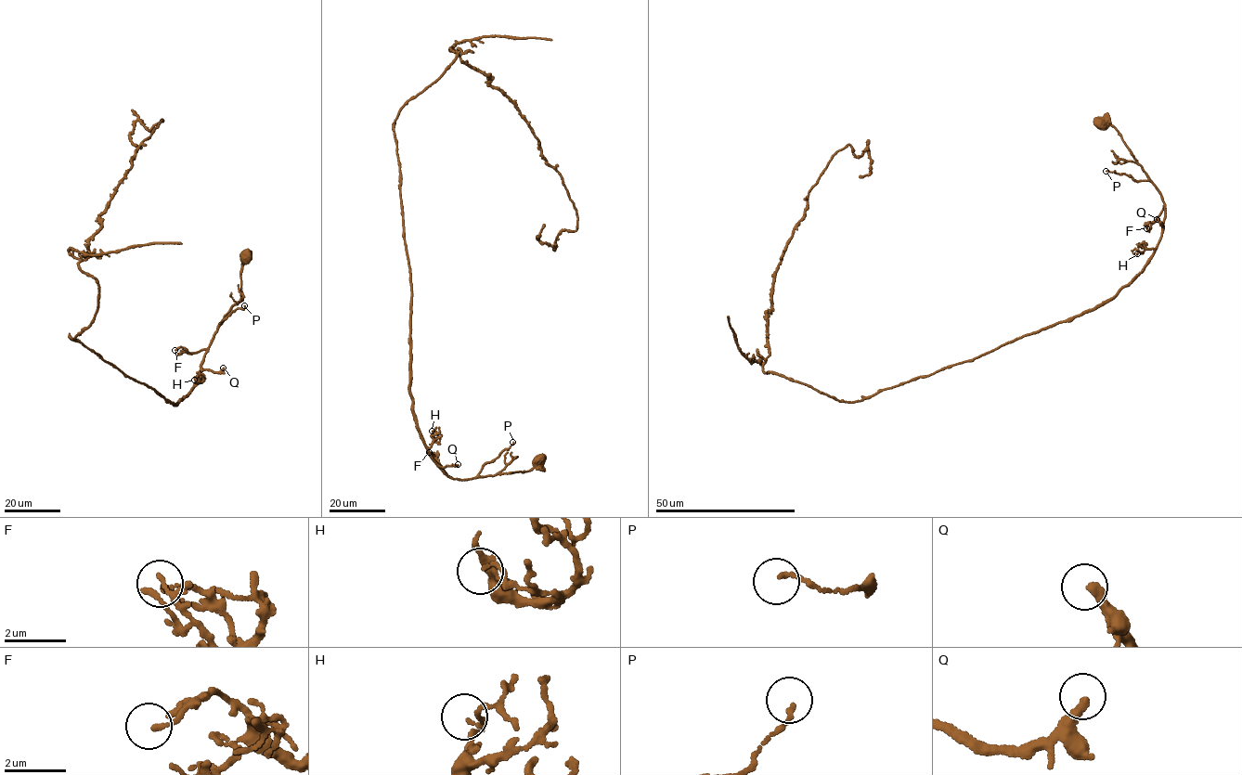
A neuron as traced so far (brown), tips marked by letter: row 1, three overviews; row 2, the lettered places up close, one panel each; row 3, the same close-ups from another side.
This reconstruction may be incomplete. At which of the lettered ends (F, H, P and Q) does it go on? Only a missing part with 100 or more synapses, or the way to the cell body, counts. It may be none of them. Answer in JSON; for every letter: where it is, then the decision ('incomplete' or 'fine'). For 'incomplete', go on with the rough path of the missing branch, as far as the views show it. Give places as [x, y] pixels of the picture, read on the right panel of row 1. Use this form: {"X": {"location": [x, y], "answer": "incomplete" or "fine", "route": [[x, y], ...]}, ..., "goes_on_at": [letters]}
{"F": {"location": [1146, 228], "answer": "fine"}, "H": {"location": [1137, 253], "answer": "fine"}, "P": {"location": [1106, 171], "answer": "fine"}, "Q": {"location": [1157, 219], "answer": "fine"}, "goes_on_at": []}

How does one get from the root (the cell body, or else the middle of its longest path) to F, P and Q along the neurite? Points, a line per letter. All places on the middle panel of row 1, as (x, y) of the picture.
F: (538, 460), (528, 471), (464, 480), (451, 478), (429, 452)
P: (538, 460), (528, 471), (478, 475), (485, 463), (498, 457), (512, 442)
Q: (538, 460), (528, 471), (464, 480), (449, 477), (439, 467), (458, 464)

